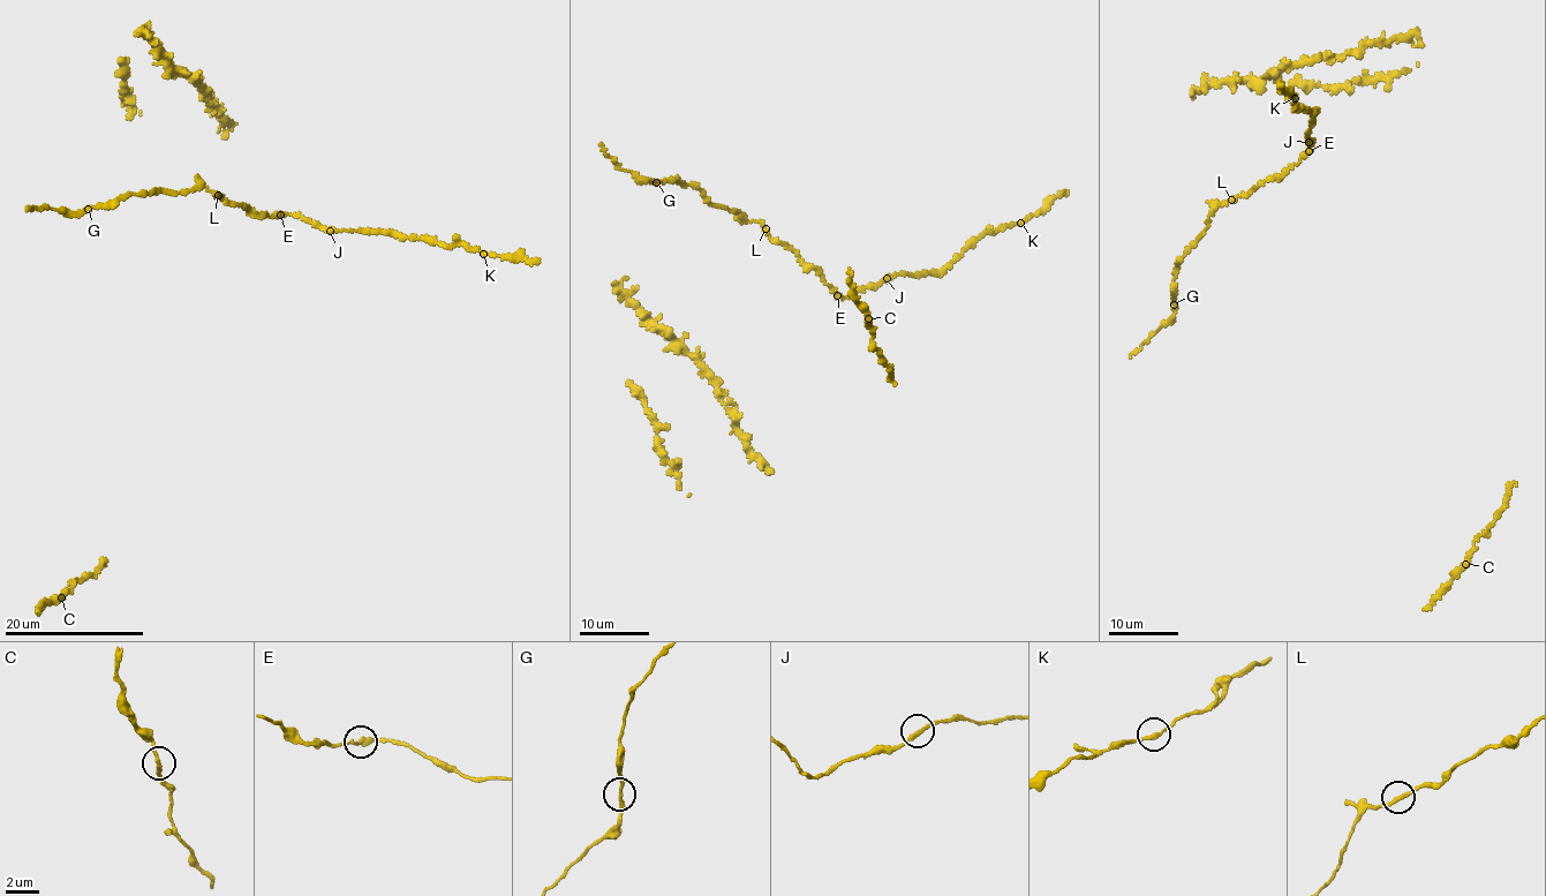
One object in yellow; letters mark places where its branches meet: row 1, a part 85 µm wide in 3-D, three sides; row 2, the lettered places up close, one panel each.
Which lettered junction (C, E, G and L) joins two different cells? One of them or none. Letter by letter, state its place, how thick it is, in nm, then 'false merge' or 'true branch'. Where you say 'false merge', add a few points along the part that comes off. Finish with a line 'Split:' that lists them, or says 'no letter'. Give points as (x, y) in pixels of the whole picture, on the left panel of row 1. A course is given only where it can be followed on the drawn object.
C: at (61, 597); 240 nm thick; true branch
E: at (280, 215); 220 nm thick; false merge; foreign part runs (280, 216), (293, 213), (329, 231), (422, 236), (446, 246), (460, 245), (540, 263)
G: at (88, 209); 220 nm thick; true branch
L: at (218, 195); 220 nm thick; true branch
Split: E

